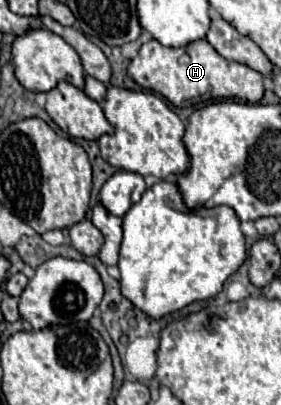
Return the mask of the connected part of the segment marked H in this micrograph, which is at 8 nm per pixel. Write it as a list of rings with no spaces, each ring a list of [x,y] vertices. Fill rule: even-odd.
[[[148,40],[128,64],[128,76],[146,90],[162,94],[170,104],[184,108],[206,100],[240,98],[246,102],[260,102],[264,94],[264,78],[246,64],[222,58],[208,40],[196,40],[182,48],[166,48],[158,40]]]

